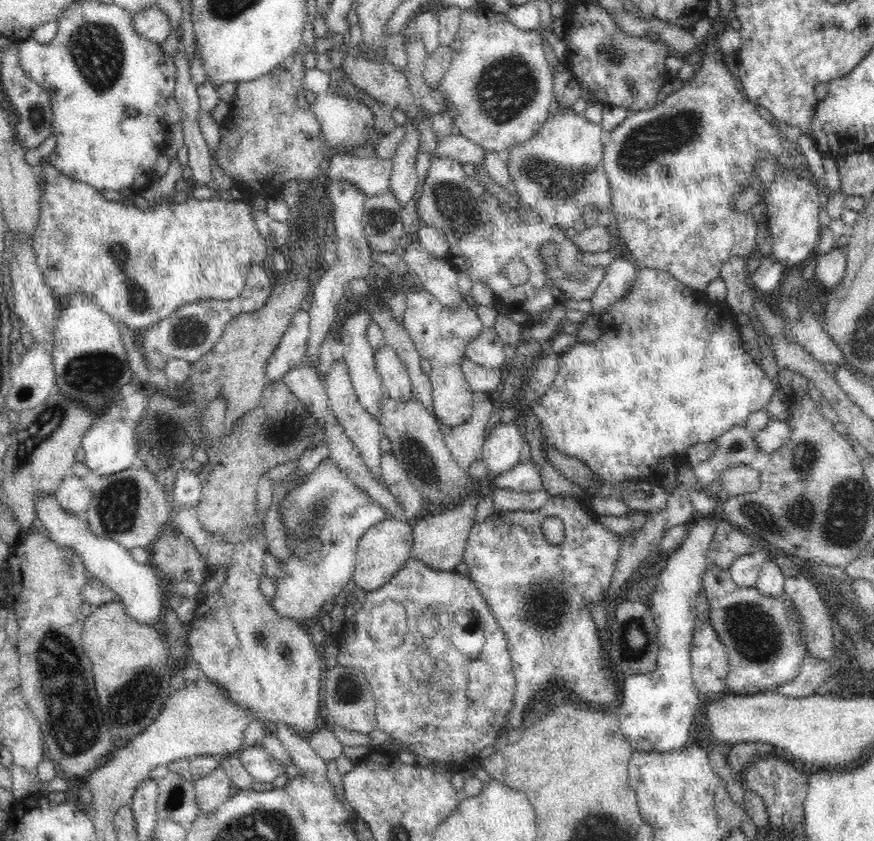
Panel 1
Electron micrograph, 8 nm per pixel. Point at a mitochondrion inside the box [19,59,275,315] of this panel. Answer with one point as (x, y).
(35, 118)

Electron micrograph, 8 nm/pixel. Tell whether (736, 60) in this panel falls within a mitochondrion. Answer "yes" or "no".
no

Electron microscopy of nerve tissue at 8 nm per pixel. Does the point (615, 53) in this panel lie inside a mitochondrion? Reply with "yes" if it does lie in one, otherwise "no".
yes

